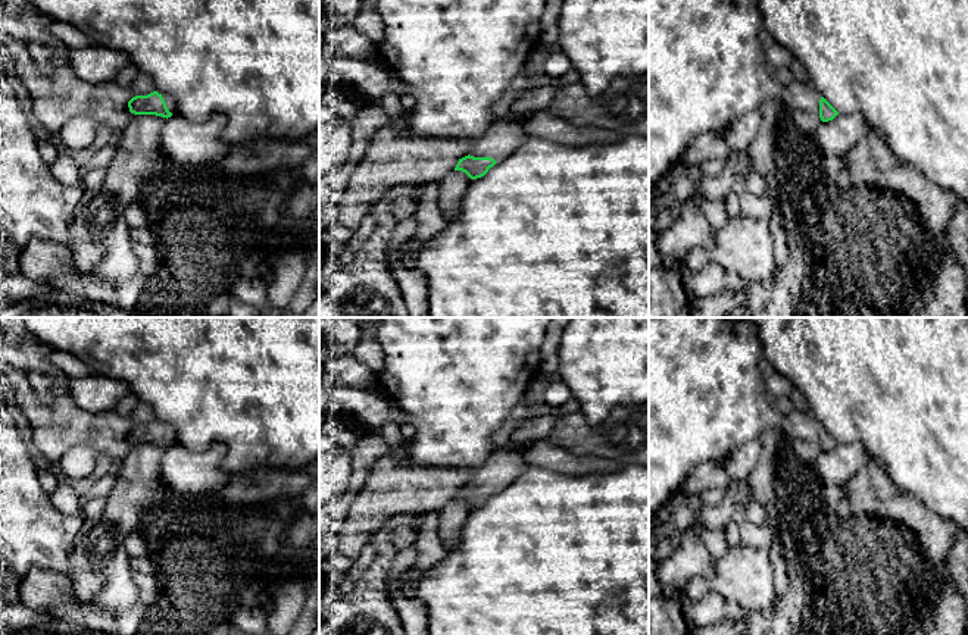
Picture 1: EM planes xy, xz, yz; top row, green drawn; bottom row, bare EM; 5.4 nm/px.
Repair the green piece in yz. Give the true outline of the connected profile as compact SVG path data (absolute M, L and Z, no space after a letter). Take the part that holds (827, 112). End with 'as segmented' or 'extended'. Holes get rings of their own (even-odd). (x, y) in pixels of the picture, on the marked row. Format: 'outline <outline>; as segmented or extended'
outline M793 79L786 84L781 104L784 109L802 109L815 113L822 122L833 121L839 112L815 90L812 84Z; extended

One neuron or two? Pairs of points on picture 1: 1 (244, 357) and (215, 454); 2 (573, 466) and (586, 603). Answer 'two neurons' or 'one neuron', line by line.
1: two neurons
2: two neurons

